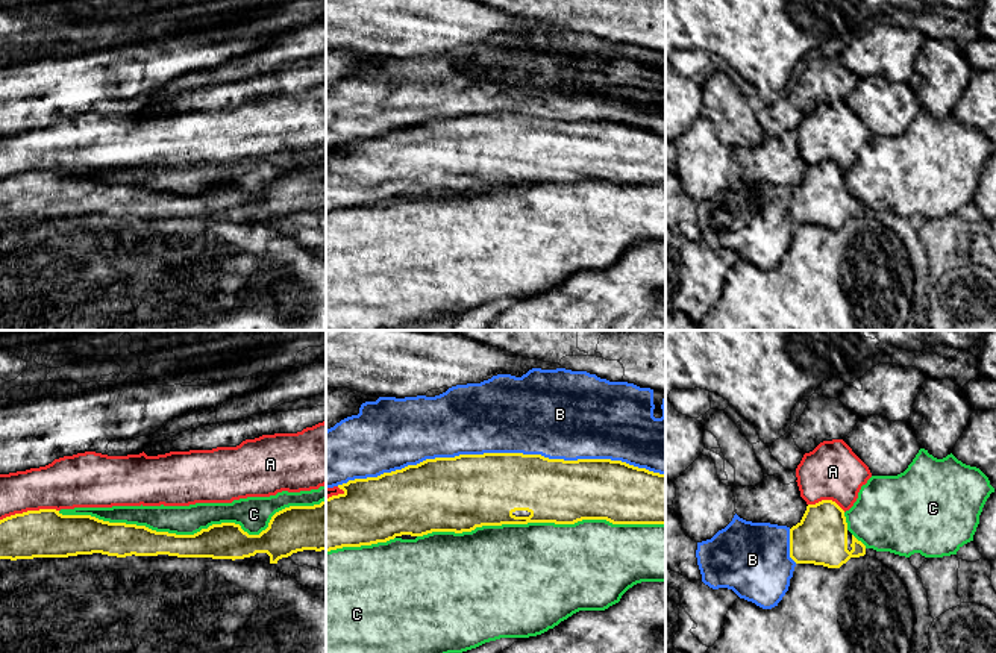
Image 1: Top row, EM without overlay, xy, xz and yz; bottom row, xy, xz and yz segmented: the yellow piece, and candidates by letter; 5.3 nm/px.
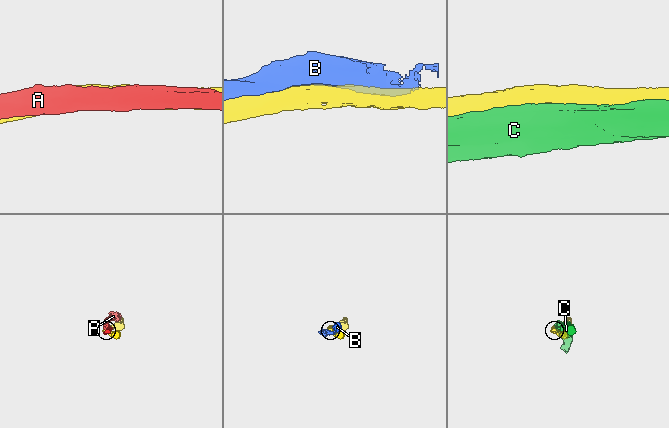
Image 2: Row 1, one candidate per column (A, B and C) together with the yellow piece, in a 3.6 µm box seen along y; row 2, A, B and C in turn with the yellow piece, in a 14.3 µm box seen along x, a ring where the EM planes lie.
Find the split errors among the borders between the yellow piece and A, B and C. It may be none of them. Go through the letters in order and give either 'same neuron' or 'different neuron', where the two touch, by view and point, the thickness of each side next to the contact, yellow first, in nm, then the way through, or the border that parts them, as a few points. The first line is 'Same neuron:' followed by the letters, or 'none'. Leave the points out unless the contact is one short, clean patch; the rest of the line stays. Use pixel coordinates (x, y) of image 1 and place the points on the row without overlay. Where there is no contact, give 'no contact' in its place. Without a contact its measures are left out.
Same neuron: none
A: different neuron | xy (29, 171) | 260/280 nm
B: different neuron | xz (501, 114) | 380/420 nm
C: different neuron | xy (194, 194) | 190/160 nm

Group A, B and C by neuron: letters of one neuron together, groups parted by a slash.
A / B / C

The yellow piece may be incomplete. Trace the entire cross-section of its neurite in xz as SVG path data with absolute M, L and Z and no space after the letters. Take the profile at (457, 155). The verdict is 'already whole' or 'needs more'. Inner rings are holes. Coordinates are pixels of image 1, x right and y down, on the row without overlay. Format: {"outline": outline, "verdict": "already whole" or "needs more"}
{"outline": "M484 114L484 115L459 115L455 118L426 120L417 126L408 126L402 130L384 133L377 138L355 139L338 145L343 155L326 159L326 212L343 208L361 208L377 203L387 203L396 197L411 195L423 197L432 192L471 192L482 186L502 185L528 185L528 183L555 183L575 185L582 180L606 180L612 185L666 185L666 135L653 133L646 129L638 129L622 121L611 120L549 120L541 115L523 114Z", "verdict": "needs more"}

